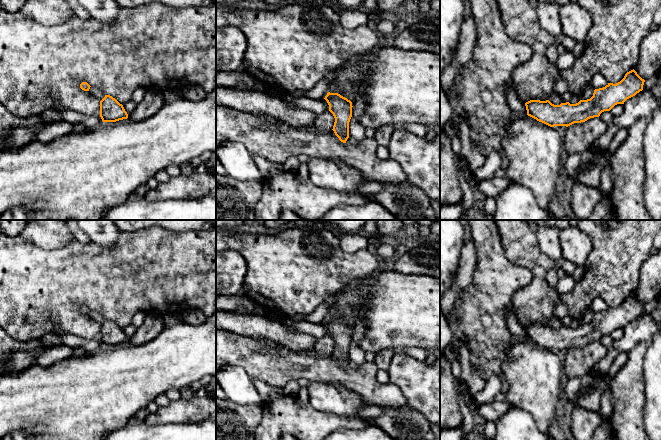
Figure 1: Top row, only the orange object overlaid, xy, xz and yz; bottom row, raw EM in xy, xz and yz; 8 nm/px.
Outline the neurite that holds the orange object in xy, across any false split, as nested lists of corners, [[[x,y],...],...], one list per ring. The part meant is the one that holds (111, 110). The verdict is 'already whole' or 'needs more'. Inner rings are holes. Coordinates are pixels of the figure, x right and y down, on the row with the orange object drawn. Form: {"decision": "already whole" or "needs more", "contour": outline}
{"decision": "already whole", "contour": [[[110,95],[100,101],[100,117],[103,122],[116,122],[127,119],[128,114],[122,104]]]}

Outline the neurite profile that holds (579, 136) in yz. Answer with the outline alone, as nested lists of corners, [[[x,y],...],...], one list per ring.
[[[600,117],[590,118],[585,122],[568,126],[563,140],[563,153],[566,156],[583,153],[606,129],[607,122]]]

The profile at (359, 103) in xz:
[[[357,96],[354,100],[352,107],[352,116],[359,121],[360,116],[363,114],[366,106],[366,100],[362,96]]]

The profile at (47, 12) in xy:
[[[26,0],[20,12],[40,24],[61,24],[74,14],[66,0]]]

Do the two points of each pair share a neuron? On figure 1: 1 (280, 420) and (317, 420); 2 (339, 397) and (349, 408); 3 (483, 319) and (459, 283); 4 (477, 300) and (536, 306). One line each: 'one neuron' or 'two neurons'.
1: one neuron
2: one neuron
3: two neurons
4: two neurons

